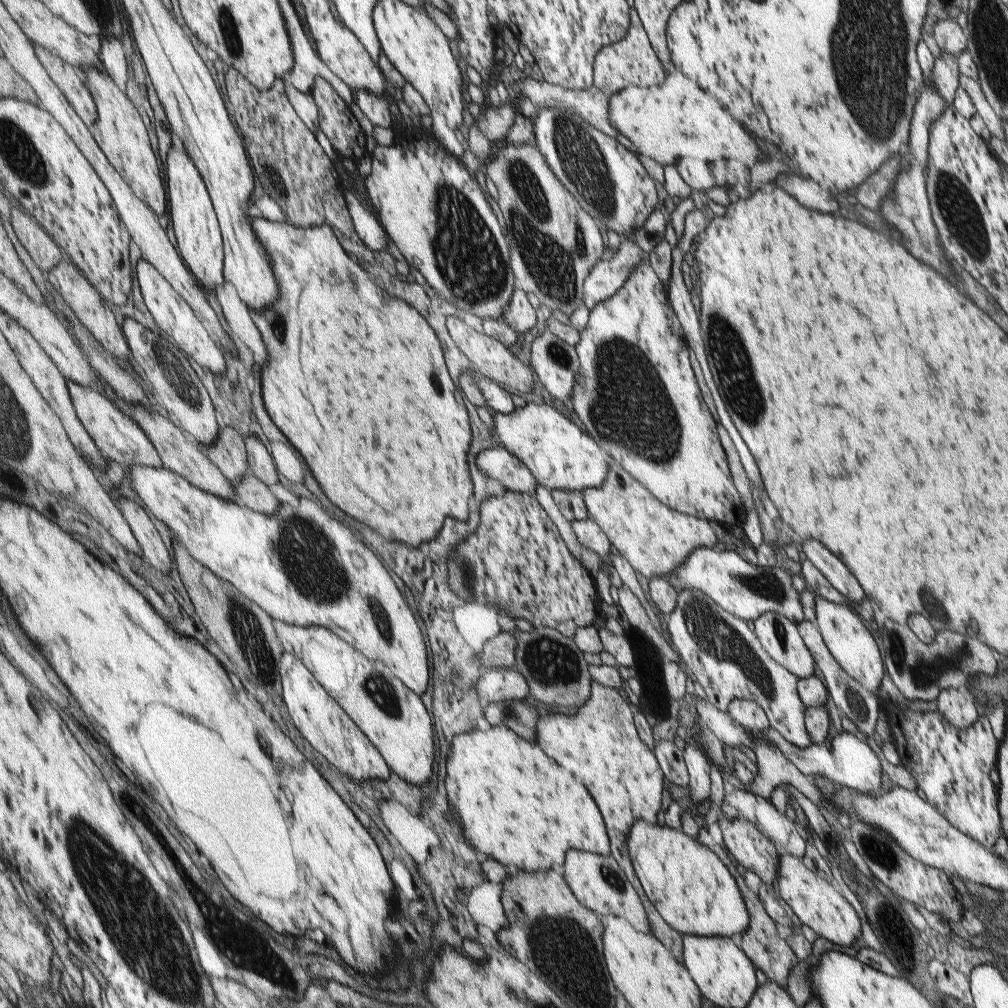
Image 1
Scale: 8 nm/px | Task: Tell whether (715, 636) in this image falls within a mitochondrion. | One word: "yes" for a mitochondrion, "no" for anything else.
yes

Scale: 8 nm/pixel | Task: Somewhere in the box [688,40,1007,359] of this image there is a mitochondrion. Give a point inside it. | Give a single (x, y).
(969, 233)

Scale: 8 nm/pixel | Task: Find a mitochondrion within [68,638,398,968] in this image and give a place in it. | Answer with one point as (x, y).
(214, 921)

